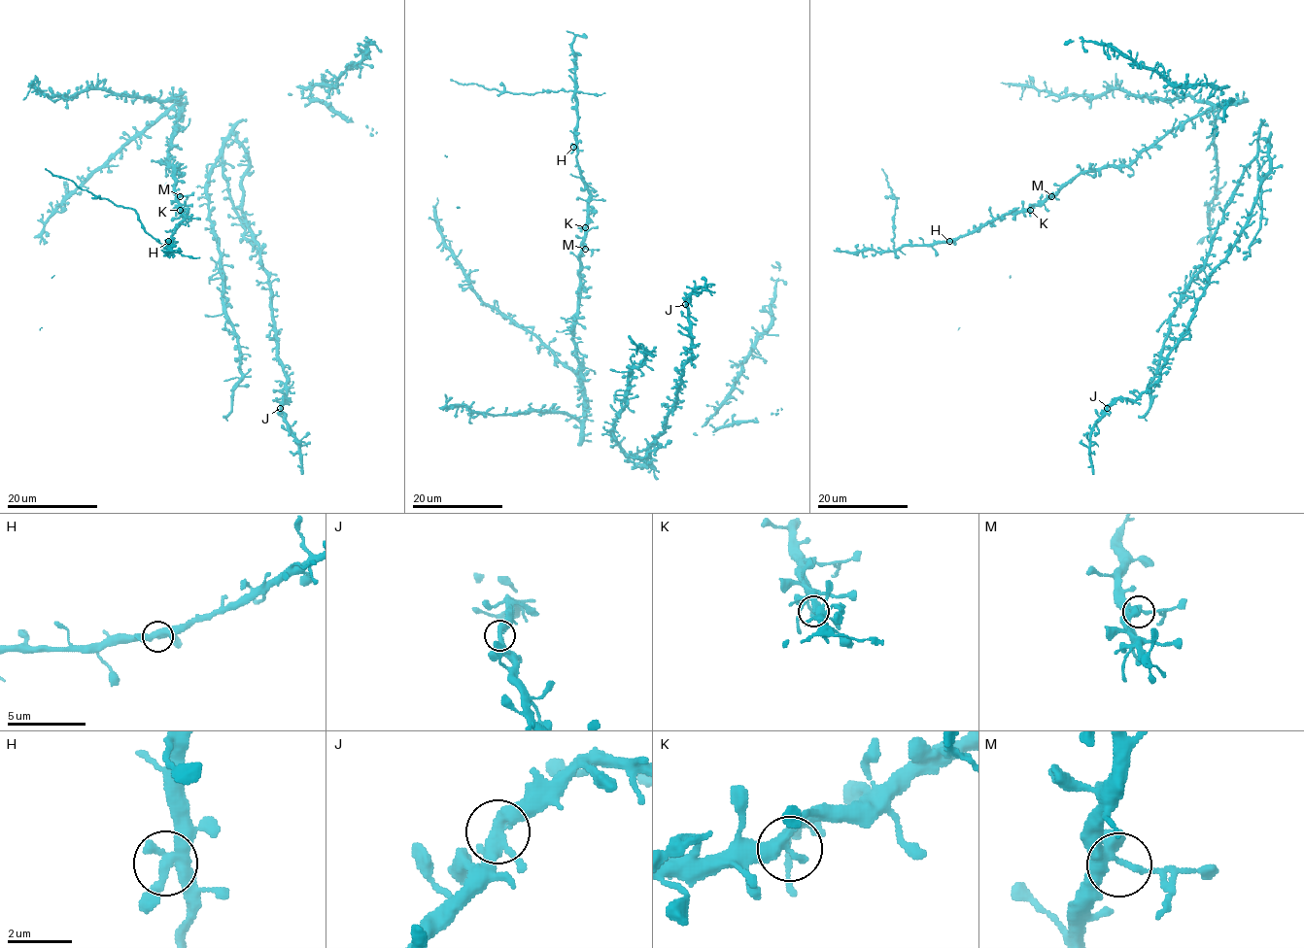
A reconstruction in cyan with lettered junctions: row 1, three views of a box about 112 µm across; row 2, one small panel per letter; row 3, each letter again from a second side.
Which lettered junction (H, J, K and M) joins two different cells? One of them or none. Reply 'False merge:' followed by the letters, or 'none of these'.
False merge: none of these

